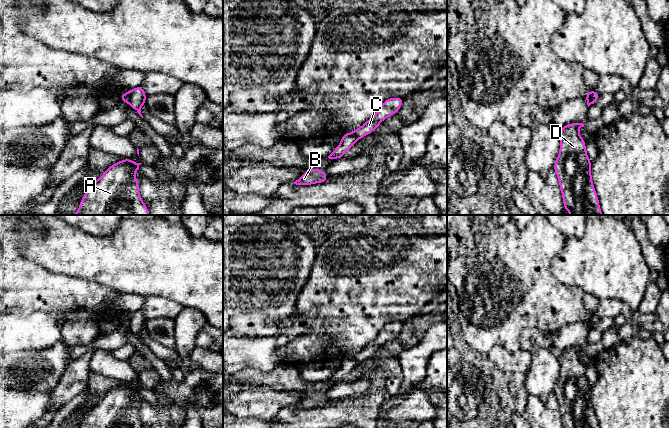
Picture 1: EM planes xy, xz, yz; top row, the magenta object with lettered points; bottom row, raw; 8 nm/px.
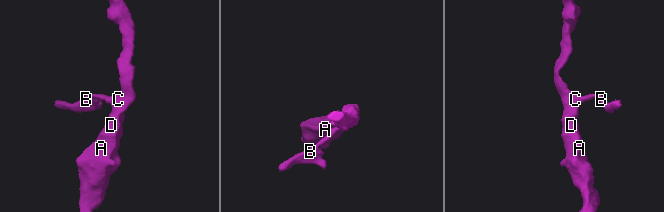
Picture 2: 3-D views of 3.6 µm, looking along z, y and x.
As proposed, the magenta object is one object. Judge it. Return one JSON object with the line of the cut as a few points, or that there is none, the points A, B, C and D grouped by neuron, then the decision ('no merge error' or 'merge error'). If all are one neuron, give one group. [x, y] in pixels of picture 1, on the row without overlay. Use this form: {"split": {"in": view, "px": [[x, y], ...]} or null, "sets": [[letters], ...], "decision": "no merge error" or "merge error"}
{"split": {"in": "yz", "px": [[590, 315], [590, 325], [592, 327]]}, "sets": [["A", "C", "D"], ["B"]], "decision": "merge error"}

